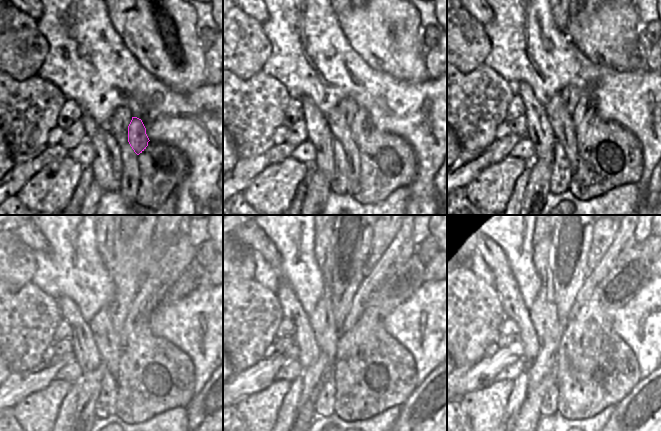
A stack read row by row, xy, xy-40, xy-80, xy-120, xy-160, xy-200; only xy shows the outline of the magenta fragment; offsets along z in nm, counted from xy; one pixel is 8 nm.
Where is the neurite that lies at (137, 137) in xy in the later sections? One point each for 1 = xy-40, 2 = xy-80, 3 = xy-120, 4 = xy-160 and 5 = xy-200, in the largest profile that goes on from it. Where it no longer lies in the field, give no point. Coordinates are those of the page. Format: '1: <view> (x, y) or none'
1: xy-40 (361, 125)
2: xy-80 (581, 109)
3: xy-120 (147, 298)
4: xy-160 (402, 246)
5: xy-200 (624, 241)

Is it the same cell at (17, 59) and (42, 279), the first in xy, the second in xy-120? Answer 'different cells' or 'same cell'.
different cells

